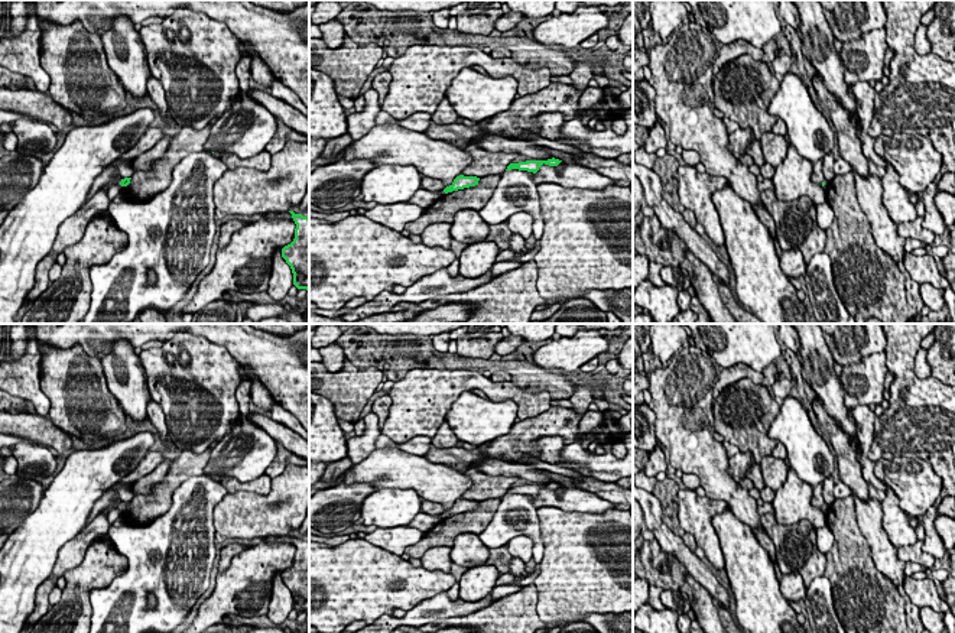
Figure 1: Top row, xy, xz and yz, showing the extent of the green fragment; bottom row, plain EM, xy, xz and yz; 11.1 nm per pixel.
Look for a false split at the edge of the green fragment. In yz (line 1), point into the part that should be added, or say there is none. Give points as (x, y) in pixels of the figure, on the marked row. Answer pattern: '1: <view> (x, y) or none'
1: none

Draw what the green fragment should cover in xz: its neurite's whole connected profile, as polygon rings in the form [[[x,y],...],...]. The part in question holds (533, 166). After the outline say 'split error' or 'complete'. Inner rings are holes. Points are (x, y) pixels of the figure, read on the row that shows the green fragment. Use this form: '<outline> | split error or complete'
[[[555,158],[548,160],[526,160],[519,163],[510,163],[506,171],[519,169],[536,173],[543,163],[549,166],[558,166],[561,162],[562,160]]] | complete

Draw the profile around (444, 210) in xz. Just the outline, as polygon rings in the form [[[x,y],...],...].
[[[488,175],[480,178],[475,186],[444,194],[425,212],[405,225],[410,234],[420,236],[426,225],[433,223],[452,223],[454,217],[461,210],[480,211],[491,198],[501,175]]]

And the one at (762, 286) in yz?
[[[731,185],[715,191],[712,202],[720,214],[725,237],[724,246],[735,276],[735,293],[743,306],[763,324],[811,324],[796,288],[780,269],[774,241],[751,204],[743,199]]]

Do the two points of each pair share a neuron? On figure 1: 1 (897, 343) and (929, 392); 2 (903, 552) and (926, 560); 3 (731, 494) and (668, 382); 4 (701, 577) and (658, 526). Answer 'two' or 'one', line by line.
1: one
2: one
3: one
4: one

